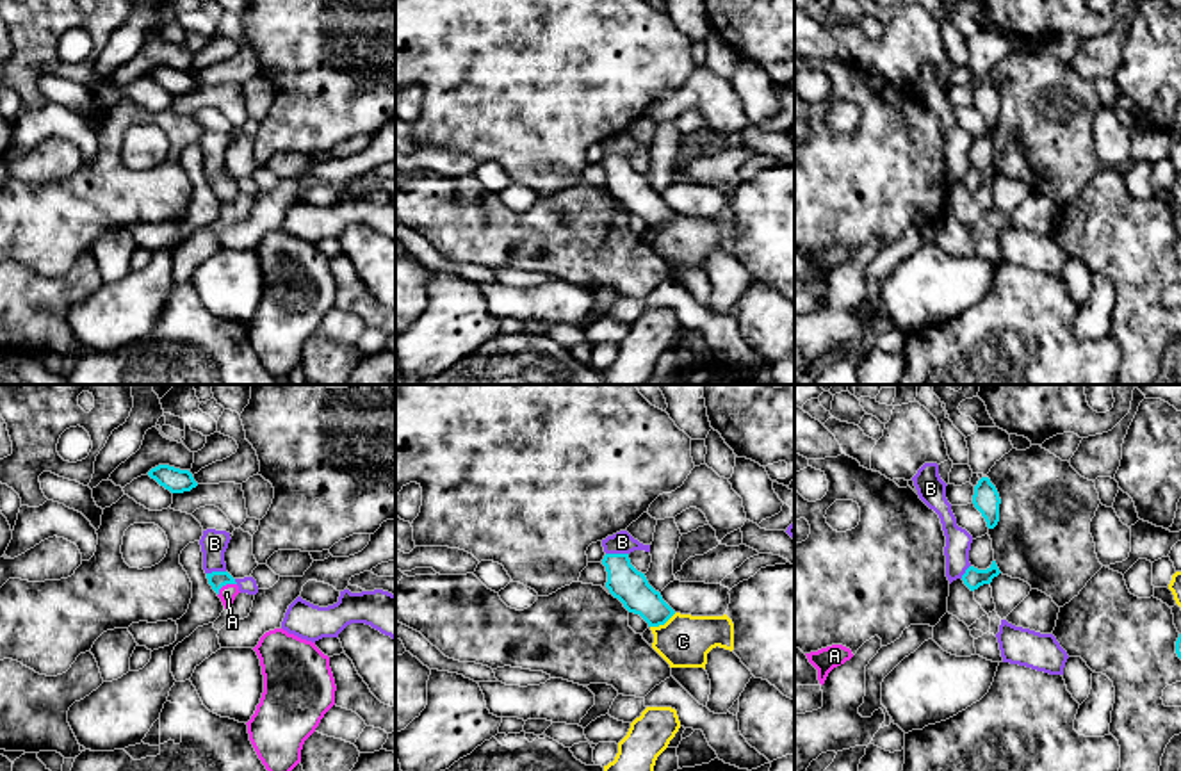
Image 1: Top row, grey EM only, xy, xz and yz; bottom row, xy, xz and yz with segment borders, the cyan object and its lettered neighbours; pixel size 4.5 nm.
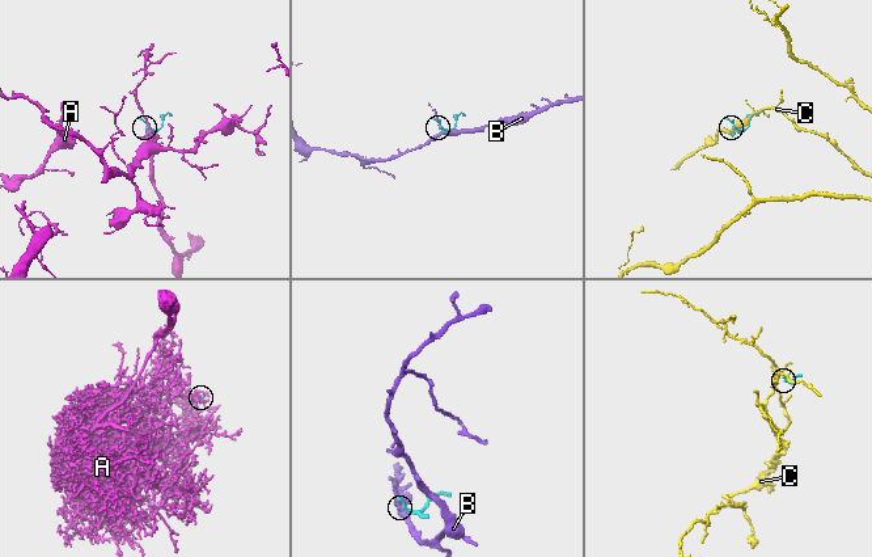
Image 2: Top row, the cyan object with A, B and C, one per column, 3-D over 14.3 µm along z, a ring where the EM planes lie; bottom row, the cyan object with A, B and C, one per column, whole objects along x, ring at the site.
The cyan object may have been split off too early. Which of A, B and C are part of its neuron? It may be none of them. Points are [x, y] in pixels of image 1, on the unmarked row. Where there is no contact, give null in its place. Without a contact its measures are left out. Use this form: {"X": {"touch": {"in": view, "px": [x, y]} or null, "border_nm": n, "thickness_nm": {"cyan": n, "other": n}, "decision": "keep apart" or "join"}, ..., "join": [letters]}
{"A": {"touch": {"in": "xy", "px": [225, 186]}, "border_nm": 110, "thickness_nm": {"cyan": 80, "other": 80}, "decision": "join"}, "B": {"touch": {"in": "xz", "px": [617, 155]}, "border_nm": 100, "thickness_nm": {"cyan": 160, "other": 100}, "decision": "keep apart"}, "C": {"touch": {"in": "xz", "px": [663, 225]}, "border_nm": 140, "thickness_nm": {"cyan": 160, "other": 240}, "decision": "keep apart"}, "join": ["A"]}

